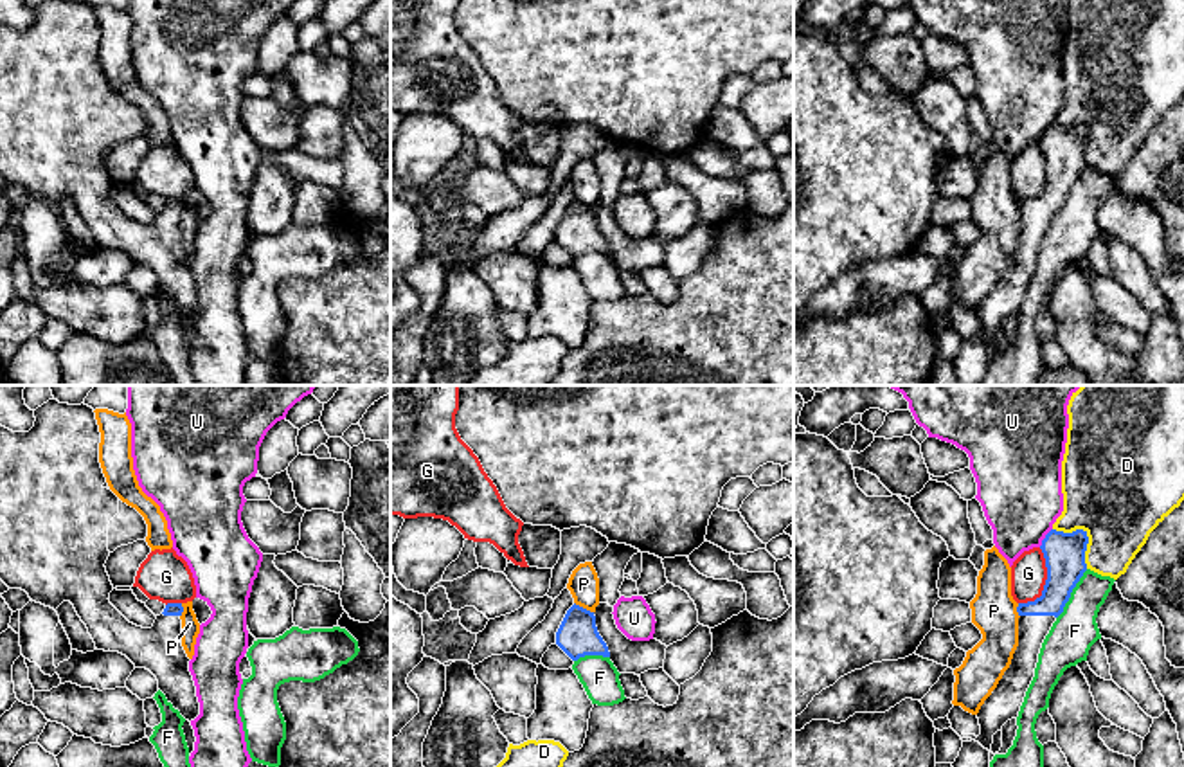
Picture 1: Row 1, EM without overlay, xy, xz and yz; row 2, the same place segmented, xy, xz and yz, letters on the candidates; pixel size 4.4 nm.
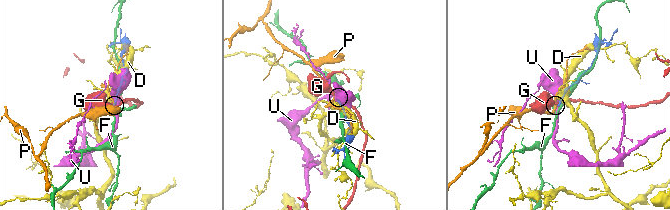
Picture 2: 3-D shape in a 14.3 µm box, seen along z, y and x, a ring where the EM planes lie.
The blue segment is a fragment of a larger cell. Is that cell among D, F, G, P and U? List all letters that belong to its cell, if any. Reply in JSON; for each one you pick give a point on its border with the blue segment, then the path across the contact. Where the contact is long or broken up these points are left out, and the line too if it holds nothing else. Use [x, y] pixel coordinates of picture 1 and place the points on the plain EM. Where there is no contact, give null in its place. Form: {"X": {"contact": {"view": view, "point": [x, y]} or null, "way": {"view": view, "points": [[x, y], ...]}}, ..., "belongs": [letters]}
{"belongs": []}

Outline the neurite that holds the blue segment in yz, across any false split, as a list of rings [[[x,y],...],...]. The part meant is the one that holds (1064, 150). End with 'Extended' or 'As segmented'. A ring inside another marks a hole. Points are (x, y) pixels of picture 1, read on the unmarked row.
[[[1051,126],[1042,137],[1040,146],[1047,164],[1042,193],[1035,198],[1018,200],[1018,243],[1009,265],[977,310],[981,331],[975,338],[990,349],[993,331],[1008,317],[1018,313],[1026,288],[1035,274],[1042,239],[1087,167],[1087,140],[1089,133],[1083,126],[1072,130]]]. Extended

